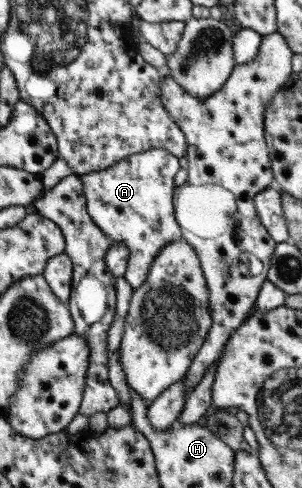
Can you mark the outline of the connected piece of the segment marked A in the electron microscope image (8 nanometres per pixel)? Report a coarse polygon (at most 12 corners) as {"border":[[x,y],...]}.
{"border":[[152,148],[78,176],[92,222],[146,280],[181,238],[178,158]]}

